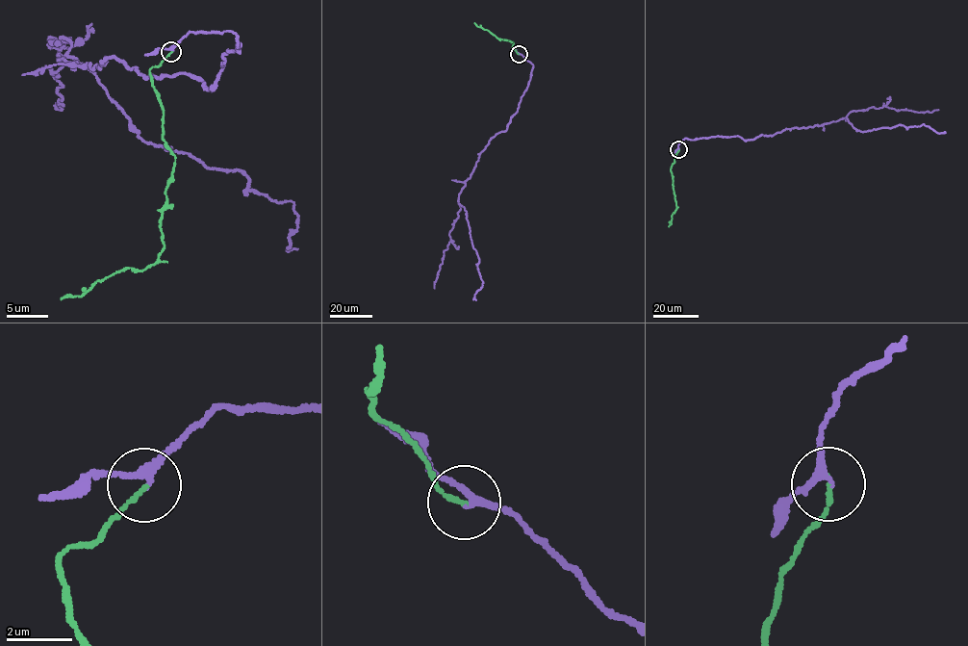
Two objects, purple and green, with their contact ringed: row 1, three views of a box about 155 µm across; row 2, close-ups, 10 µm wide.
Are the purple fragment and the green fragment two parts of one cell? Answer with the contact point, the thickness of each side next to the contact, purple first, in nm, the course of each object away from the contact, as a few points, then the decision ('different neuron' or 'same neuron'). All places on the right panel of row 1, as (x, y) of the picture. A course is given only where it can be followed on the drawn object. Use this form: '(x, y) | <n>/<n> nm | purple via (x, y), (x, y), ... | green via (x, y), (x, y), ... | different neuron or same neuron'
(678, 149) | 190/120 nm | purple via (678, 149), (685, 138), (738, 136), (751, 140), (846, 117), (862, 132), (924, 124), (938, 133), (945, 131) | green via (678, 149), (671, 167), (676, 208), (669, 226) | different neuron

